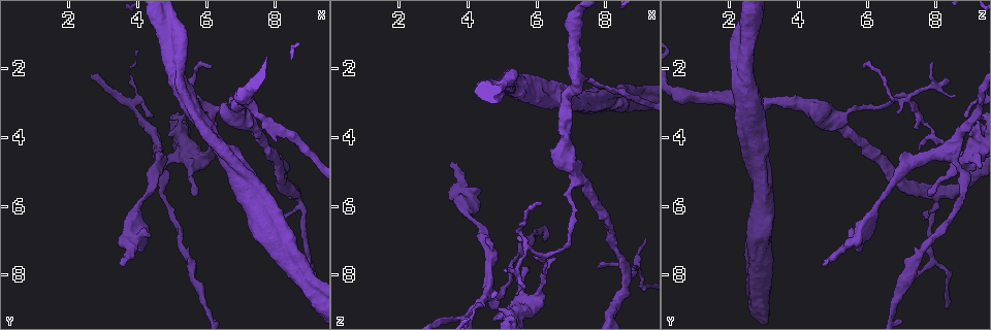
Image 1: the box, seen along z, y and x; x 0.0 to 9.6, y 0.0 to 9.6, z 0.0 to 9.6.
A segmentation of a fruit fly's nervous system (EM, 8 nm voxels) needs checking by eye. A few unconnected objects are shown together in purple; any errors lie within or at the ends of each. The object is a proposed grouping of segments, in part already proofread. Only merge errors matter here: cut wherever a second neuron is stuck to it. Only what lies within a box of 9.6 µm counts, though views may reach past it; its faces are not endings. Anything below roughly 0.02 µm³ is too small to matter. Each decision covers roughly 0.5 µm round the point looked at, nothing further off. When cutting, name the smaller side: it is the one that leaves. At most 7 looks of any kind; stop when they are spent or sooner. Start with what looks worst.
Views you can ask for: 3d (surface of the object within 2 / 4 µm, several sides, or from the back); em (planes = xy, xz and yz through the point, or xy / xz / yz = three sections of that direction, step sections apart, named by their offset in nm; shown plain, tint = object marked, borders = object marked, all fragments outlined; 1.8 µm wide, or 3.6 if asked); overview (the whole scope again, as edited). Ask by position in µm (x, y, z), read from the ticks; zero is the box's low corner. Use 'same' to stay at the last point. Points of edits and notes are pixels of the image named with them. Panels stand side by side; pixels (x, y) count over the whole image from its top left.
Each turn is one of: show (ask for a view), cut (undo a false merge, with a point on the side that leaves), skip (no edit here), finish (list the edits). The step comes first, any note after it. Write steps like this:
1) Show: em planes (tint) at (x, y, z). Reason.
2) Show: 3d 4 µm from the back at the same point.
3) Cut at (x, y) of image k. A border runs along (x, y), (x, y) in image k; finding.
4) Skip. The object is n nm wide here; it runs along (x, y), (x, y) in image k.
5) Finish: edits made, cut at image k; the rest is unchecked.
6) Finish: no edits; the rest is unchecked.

Show: 3d 2 µm from the back at (7.25, 3.00, 2.35). Sharp bend.

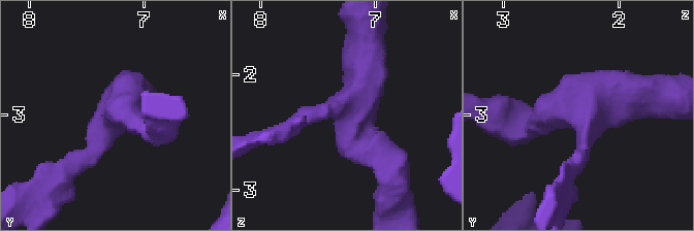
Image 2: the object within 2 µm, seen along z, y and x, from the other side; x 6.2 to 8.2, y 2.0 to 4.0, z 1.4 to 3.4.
Show: em xz step 8 (tint) at (7.22, 3.00, 2.36). 3 arms meet here; the arms are 170, 260, 320 nm wide.

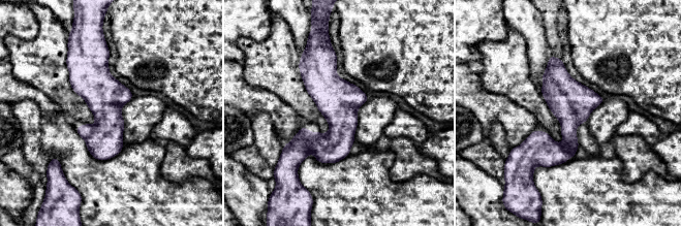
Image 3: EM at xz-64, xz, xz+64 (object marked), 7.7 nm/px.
Skip. It runs along (328, 51), (334, 131), (300, 159) in image 3; one neuron here.

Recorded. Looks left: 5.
Show: em planes (tint) at (5.90, 4.55, 8.75). Three-way junction.

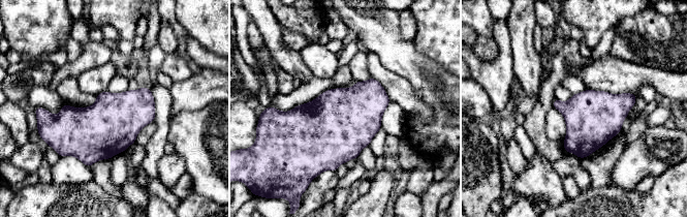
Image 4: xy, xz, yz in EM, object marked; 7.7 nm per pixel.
Skip. All the same neuron.

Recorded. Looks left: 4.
Show: 3d 4 µm at (8.60, 5.65, 7.90). Three-way junction.

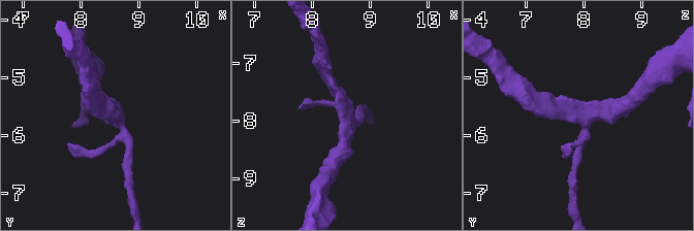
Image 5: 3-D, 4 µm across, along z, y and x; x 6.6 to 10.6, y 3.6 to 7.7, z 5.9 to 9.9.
Show: em xz step 8 (borders) at (8.60, 5.70, 7.90). Shape alone is not enough.

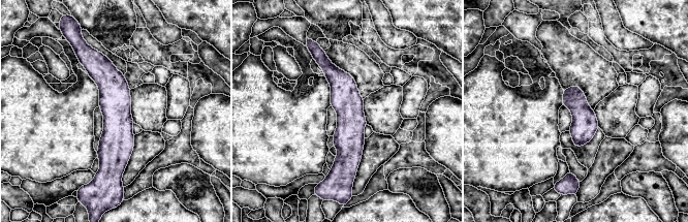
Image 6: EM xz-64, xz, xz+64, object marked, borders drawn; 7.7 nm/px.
Skip. It runs along (321, 56), (348, 103), (342, 173) in image 6; one neuron here.

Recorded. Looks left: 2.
Finish: no edits; the rest is unchecked.

